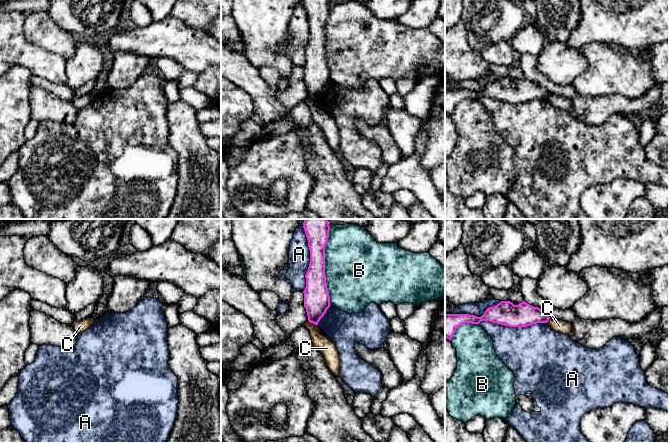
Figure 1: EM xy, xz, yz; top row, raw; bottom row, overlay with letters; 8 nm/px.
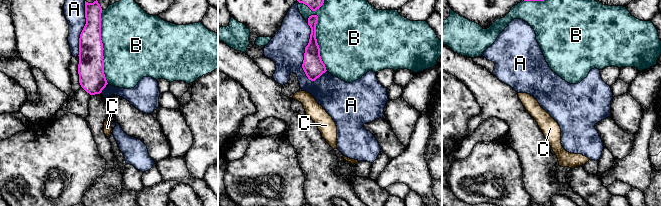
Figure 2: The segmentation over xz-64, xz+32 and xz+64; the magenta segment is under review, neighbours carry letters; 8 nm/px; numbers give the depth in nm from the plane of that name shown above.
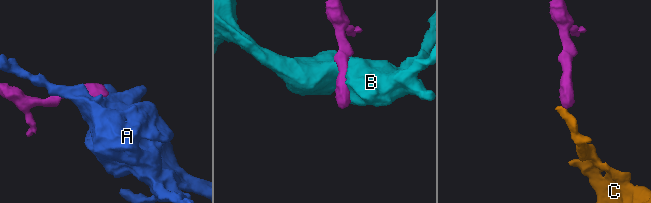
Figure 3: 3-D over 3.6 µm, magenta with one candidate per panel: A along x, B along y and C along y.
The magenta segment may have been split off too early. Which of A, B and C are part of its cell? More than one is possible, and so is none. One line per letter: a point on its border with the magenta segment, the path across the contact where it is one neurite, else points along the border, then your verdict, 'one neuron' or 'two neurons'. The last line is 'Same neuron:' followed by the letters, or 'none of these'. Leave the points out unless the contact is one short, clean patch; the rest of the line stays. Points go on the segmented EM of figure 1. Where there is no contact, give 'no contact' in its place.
A: contact xz (310, 255); two neurons
B: contact xz (324, 267); two neurons
C: contact xz (312, 322); border xz (308, 320), (316, 325); two neurons
Same neuron: none of these

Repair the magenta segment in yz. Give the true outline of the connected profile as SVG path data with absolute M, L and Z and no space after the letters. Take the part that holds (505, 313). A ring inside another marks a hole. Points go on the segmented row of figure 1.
M501 301L486 309L481 317L470 314L445 314L445 338L451 340L456 329L465 323L479 324L489 321L509 327L527 327L537 323L547 323L550 317L540 308L525 301L514 305L510 301Z

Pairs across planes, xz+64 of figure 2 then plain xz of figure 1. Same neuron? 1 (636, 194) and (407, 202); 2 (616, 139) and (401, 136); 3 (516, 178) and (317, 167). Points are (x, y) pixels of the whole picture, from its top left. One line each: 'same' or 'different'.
1: different
2: different
3: different

